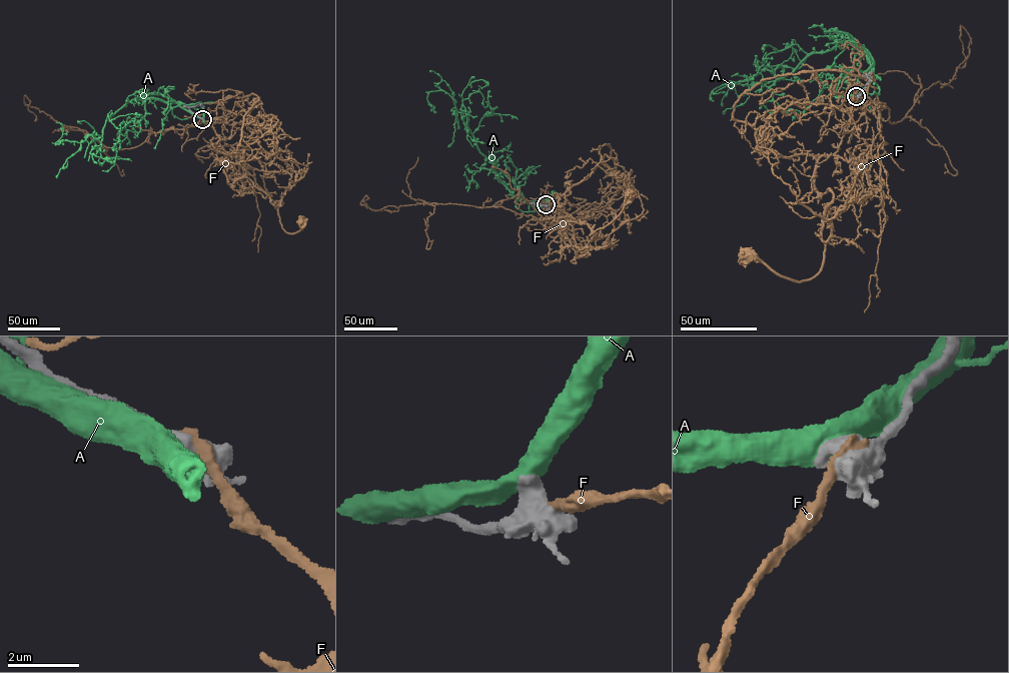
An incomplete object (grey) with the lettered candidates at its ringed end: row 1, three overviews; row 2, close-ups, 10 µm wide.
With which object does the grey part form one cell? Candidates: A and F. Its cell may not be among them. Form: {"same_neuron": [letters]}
{"same_neuron": []}

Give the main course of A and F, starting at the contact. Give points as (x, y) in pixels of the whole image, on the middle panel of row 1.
A: (546, 204), (528, 202), (480, 153), (466, 114), (449, 95), (430, 91), (433, 109), (429, 105)
F: (547, 205), (559, 207), (551, 205), (558, 196), (561, 210), (588, 224), (590, 235), (620, 213), (631, 193)

